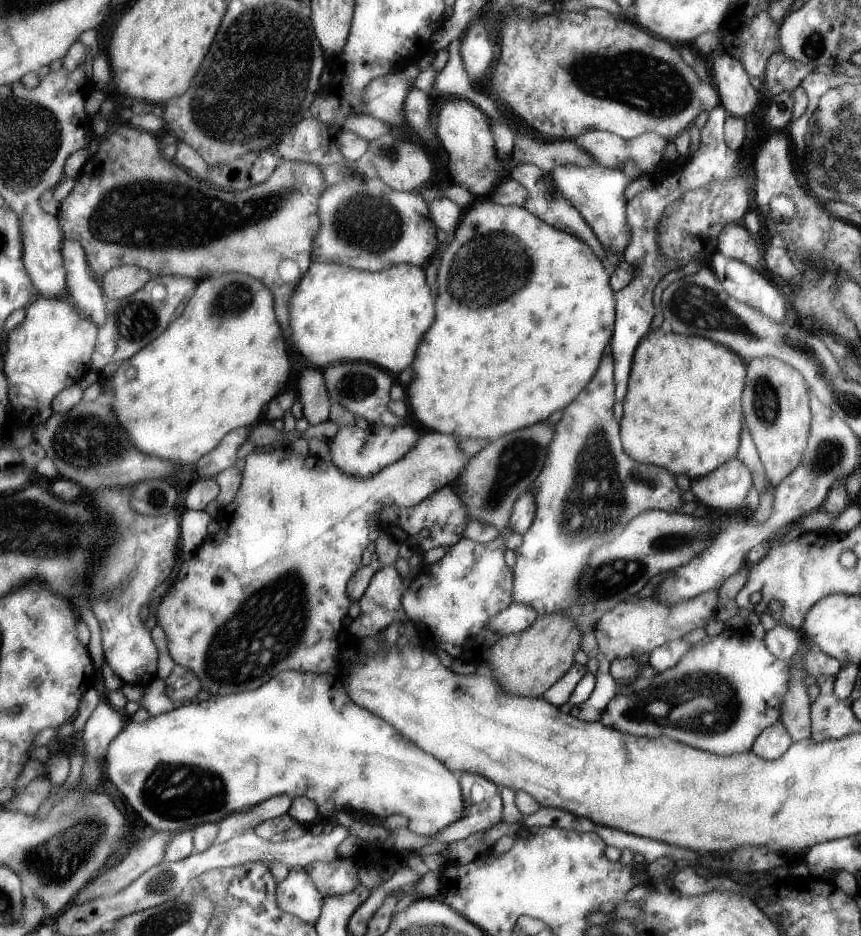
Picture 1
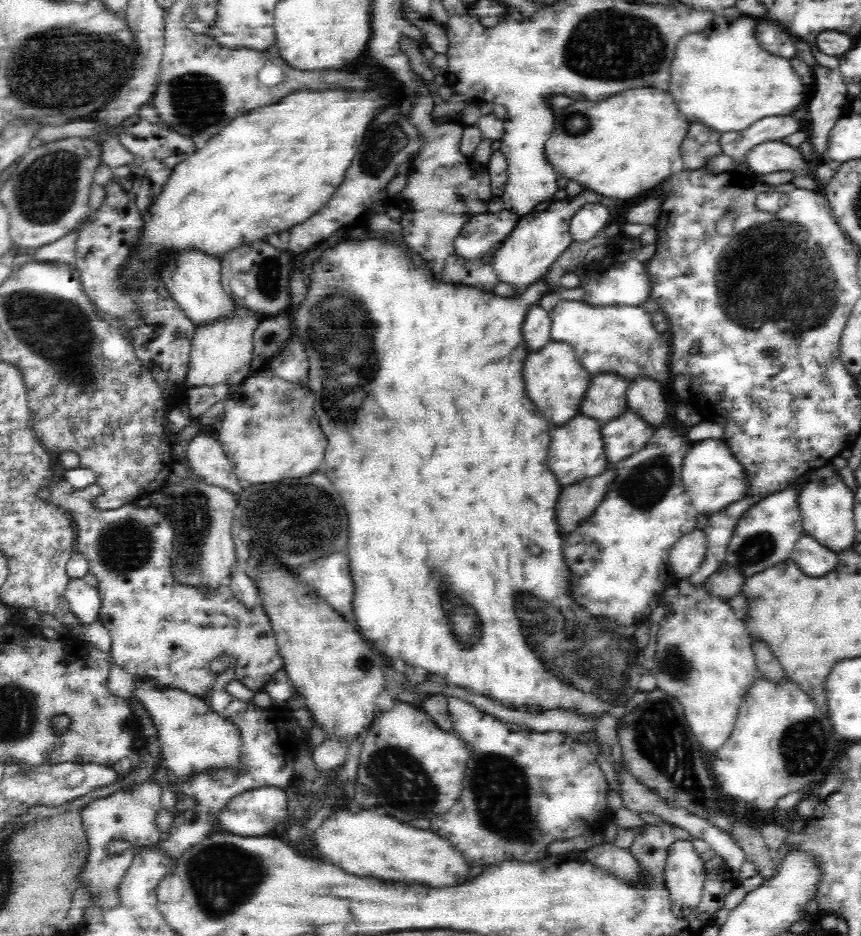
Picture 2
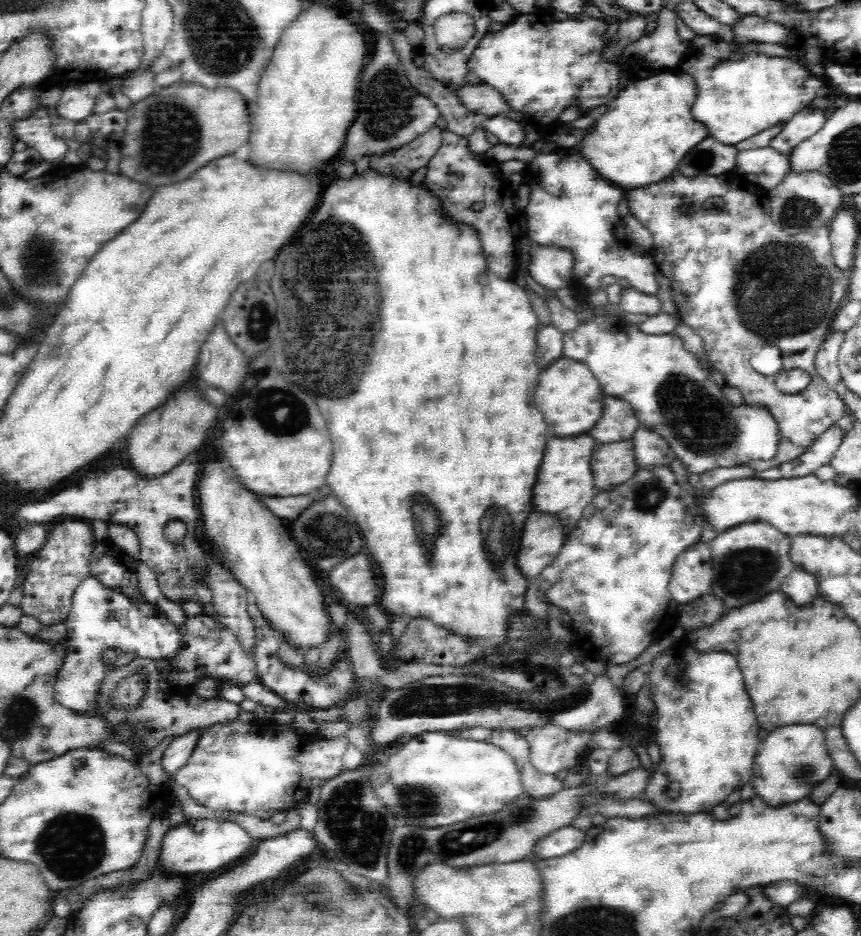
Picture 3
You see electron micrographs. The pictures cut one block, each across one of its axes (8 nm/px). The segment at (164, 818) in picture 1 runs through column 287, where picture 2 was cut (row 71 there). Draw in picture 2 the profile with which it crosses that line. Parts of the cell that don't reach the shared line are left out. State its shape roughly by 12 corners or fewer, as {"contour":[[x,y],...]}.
{"contour":[[717,12],[683,36],[670,96],[720,134],[788,116],[808,93],[759,44]]}

